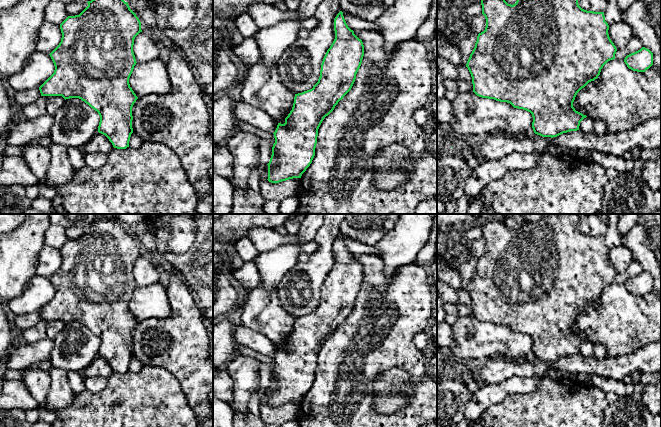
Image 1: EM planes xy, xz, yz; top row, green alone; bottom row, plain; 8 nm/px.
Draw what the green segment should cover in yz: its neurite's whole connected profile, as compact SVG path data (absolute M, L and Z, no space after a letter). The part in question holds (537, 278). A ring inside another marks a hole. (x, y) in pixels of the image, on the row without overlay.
M546 214L538 221L518 221L513 229L497 220L481 222L486 251L478 258L466 288L472 301L473 316L479 321L507 326L514 332L530 336L533 355L542 361L553 362L579 354L580 346L587 340L573 331L577 317L598 302L608 285L615 283L617 272L609 261L604 236L582 233L578 222L578 214Z

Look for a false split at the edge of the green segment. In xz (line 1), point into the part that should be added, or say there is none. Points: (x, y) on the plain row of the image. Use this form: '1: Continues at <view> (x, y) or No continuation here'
1: No continuation here

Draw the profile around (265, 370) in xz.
M259 362L259 386L268 388L272 379L273 368L268 363Z

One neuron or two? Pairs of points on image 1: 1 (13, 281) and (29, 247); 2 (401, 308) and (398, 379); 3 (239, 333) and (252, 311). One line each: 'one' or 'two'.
1: one
2: two
3: two

